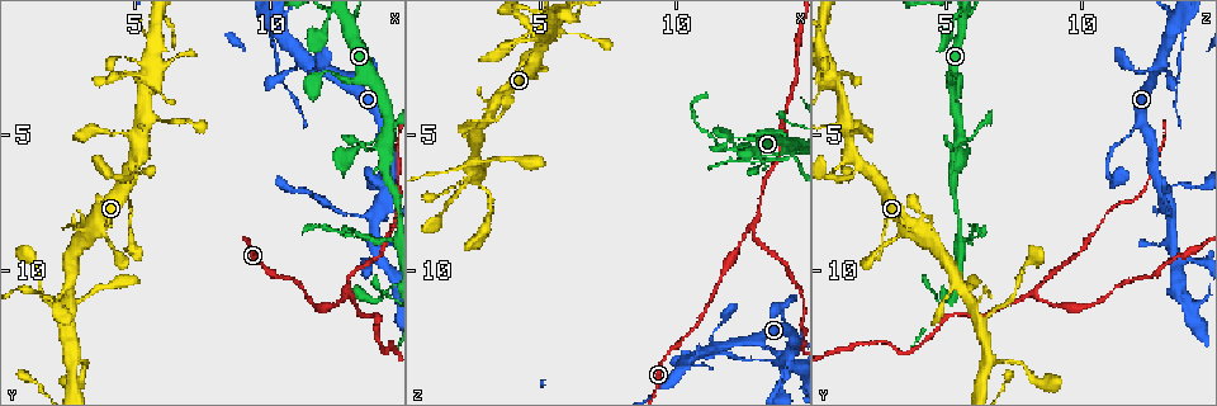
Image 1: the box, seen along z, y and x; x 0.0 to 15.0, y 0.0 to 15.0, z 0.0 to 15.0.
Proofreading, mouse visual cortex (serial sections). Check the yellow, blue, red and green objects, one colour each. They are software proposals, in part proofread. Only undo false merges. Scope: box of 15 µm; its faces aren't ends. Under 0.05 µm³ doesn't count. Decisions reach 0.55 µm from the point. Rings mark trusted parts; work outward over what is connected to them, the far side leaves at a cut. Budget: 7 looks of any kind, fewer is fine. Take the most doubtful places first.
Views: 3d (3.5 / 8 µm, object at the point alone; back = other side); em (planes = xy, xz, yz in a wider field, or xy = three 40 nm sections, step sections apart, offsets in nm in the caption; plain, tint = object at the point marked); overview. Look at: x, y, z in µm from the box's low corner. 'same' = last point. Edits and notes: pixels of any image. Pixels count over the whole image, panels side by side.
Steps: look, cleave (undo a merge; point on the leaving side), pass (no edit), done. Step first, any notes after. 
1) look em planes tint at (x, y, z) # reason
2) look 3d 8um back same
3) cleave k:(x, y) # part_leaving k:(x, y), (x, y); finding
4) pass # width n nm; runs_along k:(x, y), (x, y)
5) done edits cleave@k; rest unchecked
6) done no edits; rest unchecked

look 3d 8um at (12.9, 8.0, 13.3) # a narrow waist

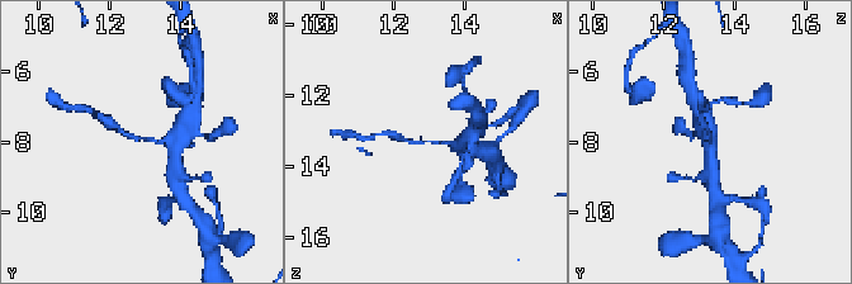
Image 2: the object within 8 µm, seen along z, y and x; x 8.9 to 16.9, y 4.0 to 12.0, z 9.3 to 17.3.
look 3d 3.5um back at (13.0, 8.0, 13.4)

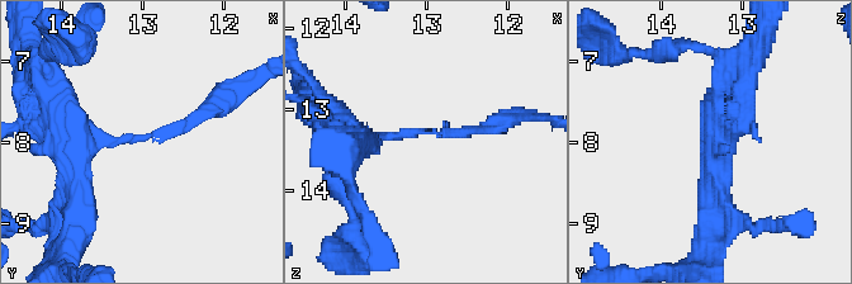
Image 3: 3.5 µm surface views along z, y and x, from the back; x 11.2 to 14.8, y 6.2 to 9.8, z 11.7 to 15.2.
look em xy step 2 tint at (12.95, 7.95, 13.30) # arm_widths 150, 200 nm; need the tissue

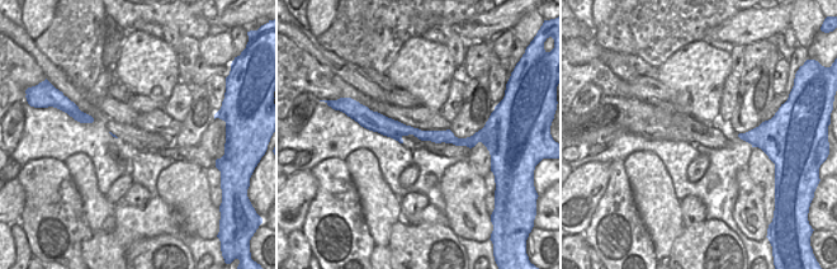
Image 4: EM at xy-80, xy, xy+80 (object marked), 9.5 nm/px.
pass # runs_along 3:(65, 141), (166, 137), (221, 98); continuous, no second cell

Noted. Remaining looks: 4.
look 3d 8um at (13.0, 10.8, 8.3) # three-way junction

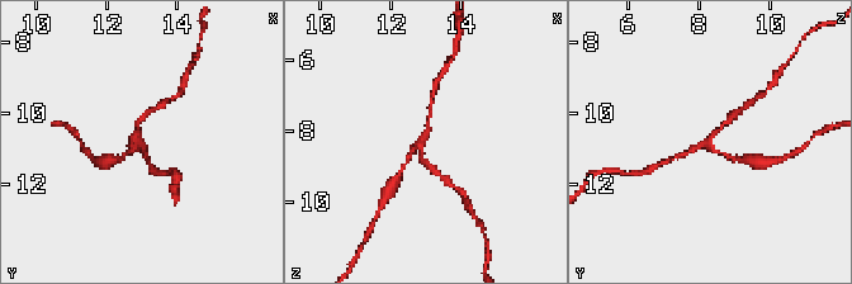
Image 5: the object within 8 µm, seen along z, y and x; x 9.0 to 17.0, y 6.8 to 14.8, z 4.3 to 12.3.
look 3d 3.5um back at (12.9, 10.8, 8.2)

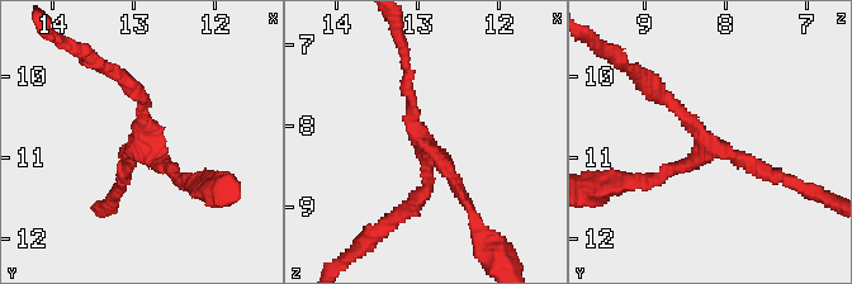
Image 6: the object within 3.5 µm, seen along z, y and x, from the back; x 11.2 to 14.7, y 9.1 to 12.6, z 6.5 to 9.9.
pass # arms 3; runs_along 6:(465, 202), (419, 137), (407, 71); continuous, no second cell

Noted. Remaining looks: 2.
look 3d 3.5um at (11.9, 2.7, 5.2) # sharp bend

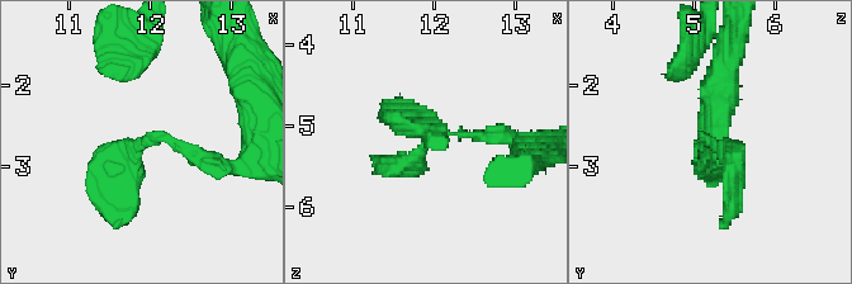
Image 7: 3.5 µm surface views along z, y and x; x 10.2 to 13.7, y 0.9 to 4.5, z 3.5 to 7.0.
look em planes tint at (11.90, 2.75, 5.25)

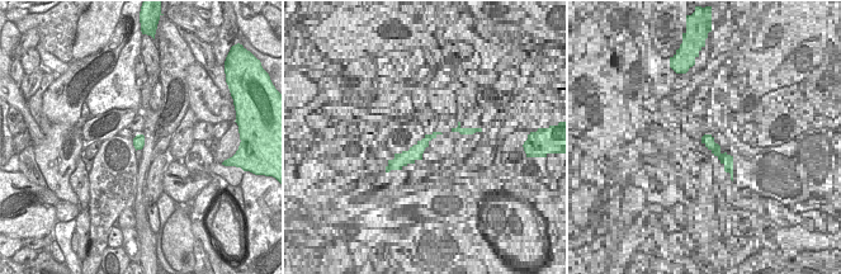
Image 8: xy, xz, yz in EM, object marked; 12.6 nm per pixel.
pass # one cell here

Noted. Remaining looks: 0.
done no edits; rest unchecked

